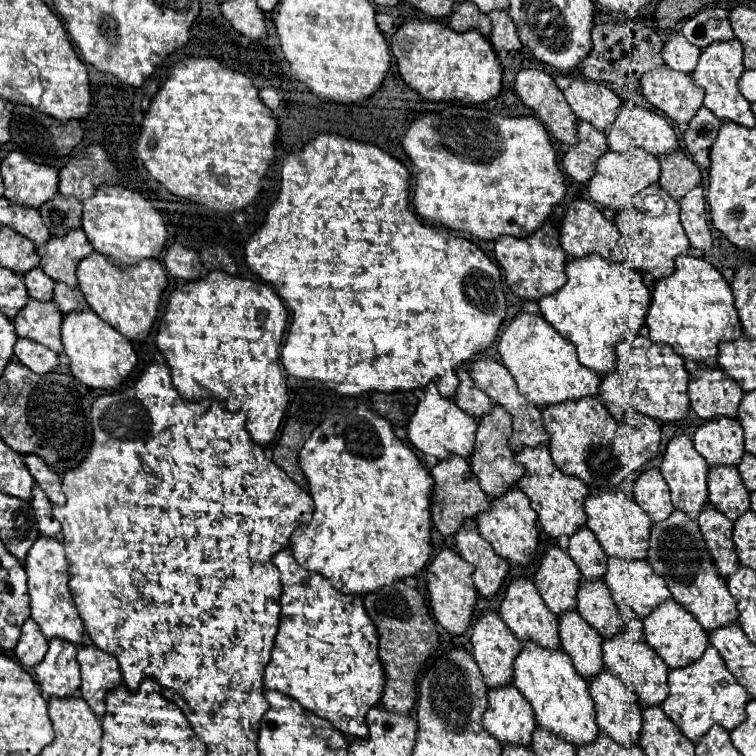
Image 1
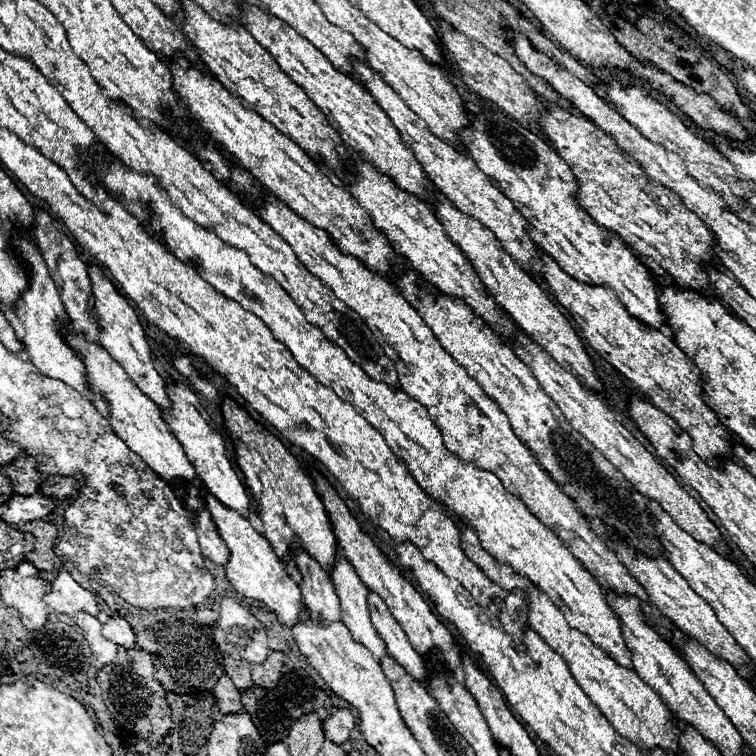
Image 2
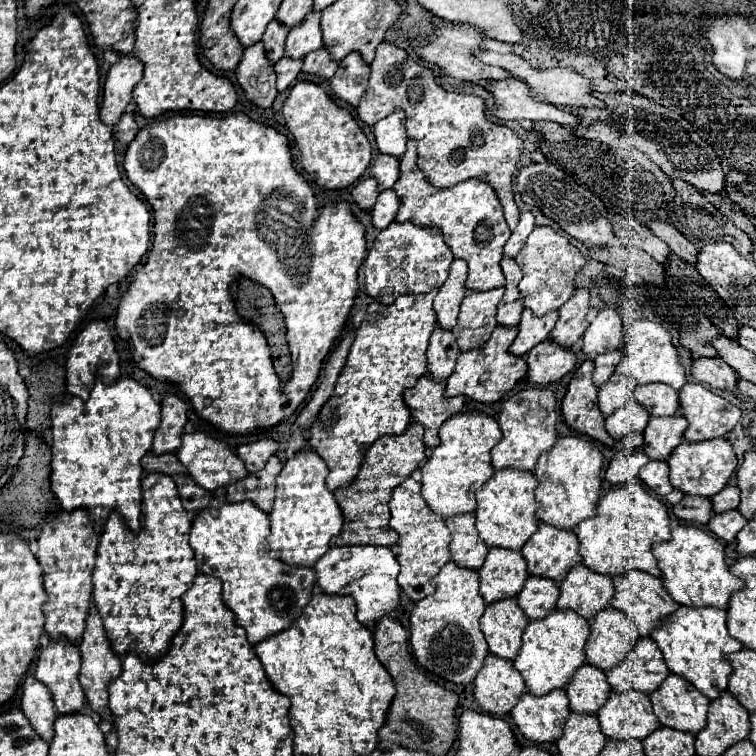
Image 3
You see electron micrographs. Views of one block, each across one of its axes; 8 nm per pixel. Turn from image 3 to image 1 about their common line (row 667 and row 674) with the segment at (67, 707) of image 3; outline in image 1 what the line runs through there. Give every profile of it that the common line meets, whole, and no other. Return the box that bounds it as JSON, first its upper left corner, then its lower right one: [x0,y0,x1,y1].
[34,638,80,696]

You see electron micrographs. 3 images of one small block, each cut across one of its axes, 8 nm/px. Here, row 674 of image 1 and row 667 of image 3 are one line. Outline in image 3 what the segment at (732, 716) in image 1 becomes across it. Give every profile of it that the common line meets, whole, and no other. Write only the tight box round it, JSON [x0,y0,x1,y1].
[650,606,742,700]

